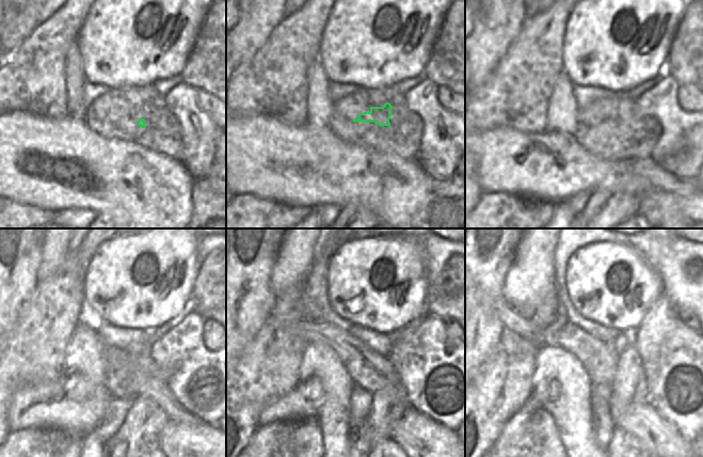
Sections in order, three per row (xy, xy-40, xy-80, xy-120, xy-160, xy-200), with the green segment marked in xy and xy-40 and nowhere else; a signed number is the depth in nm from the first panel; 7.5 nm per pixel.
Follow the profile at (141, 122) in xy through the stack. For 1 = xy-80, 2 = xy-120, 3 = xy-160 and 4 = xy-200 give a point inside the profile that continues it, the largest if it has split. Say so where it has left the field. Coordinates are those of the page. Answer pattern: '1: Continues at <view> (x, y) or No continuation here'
1: Continues at xy-80 (619, 114)
2: Continues at xy-120 (142, 352)
3: Continues at xy-160 (314, 327)
4: Continues at xy-200 (547, 329).

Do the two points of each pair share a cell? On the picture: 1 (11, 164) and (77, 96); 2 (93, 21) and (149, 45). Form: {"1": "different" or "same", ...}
{"1": "different", "2": "same"}

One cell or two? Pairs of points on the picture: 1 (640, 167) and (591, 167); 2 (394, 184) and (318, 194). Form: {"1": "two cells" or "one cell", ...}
{"1": "two cells", "2": "one cell"}

